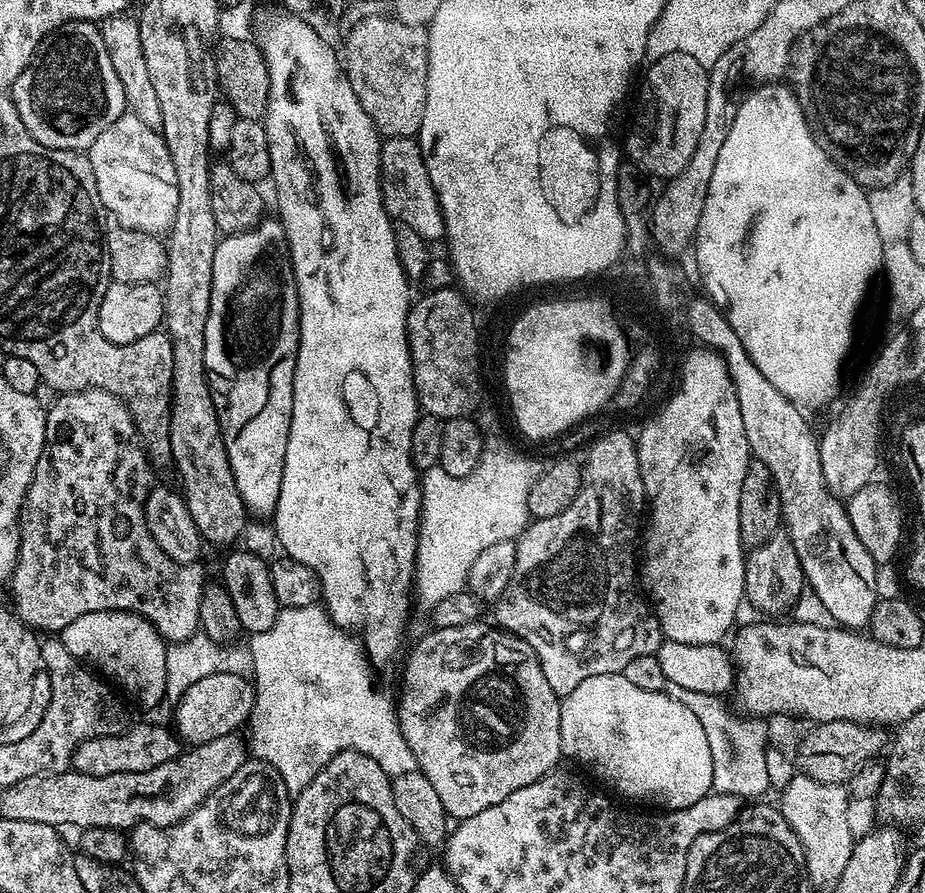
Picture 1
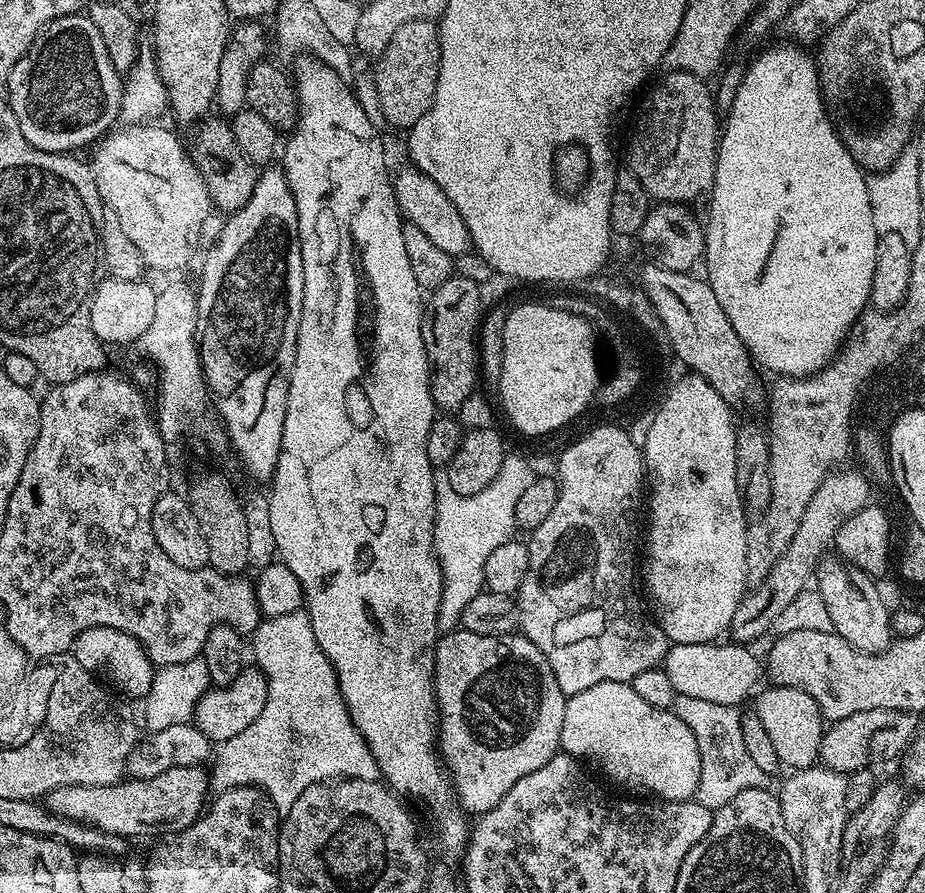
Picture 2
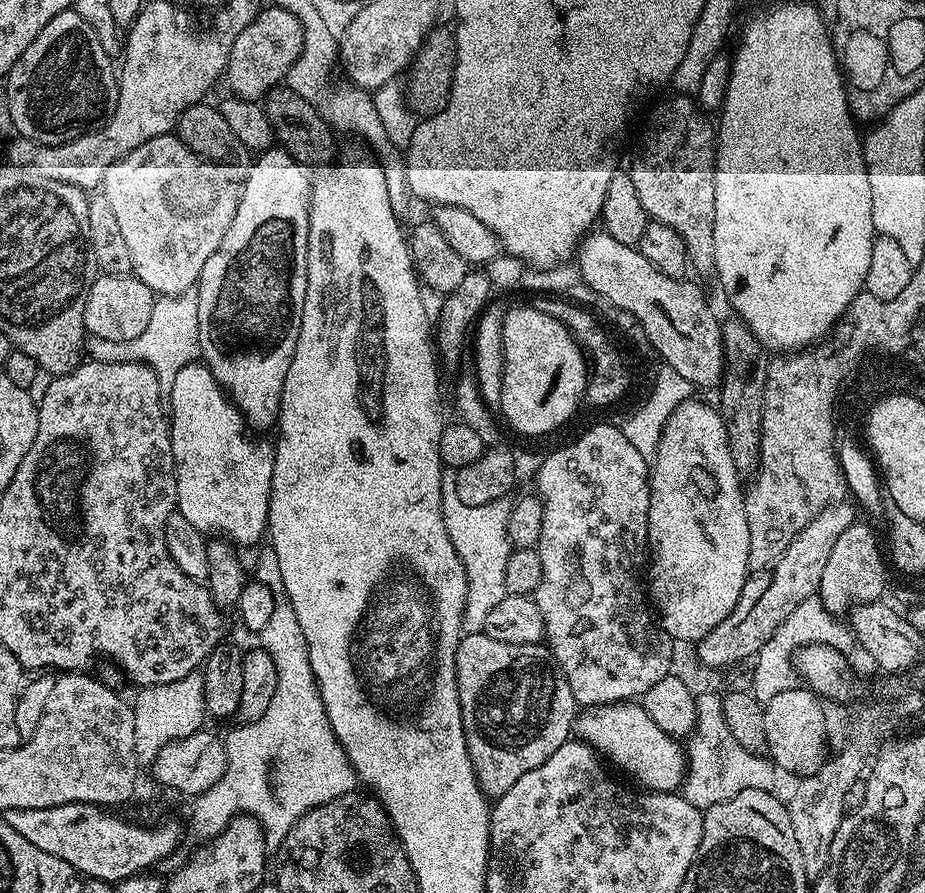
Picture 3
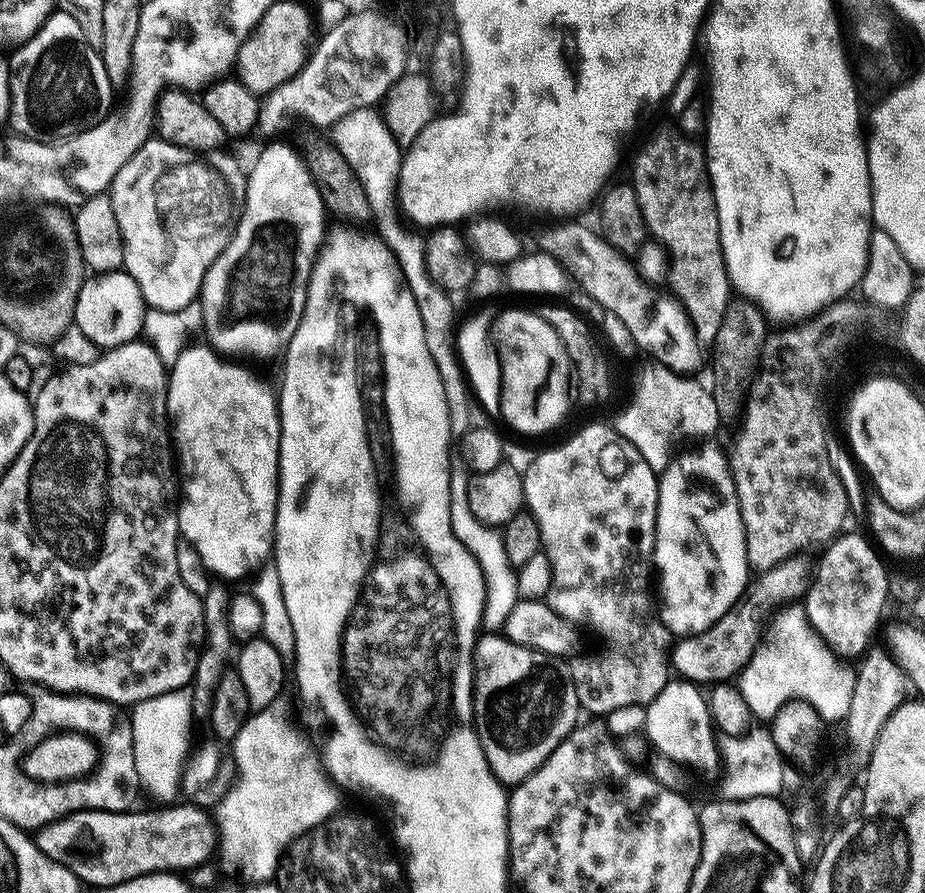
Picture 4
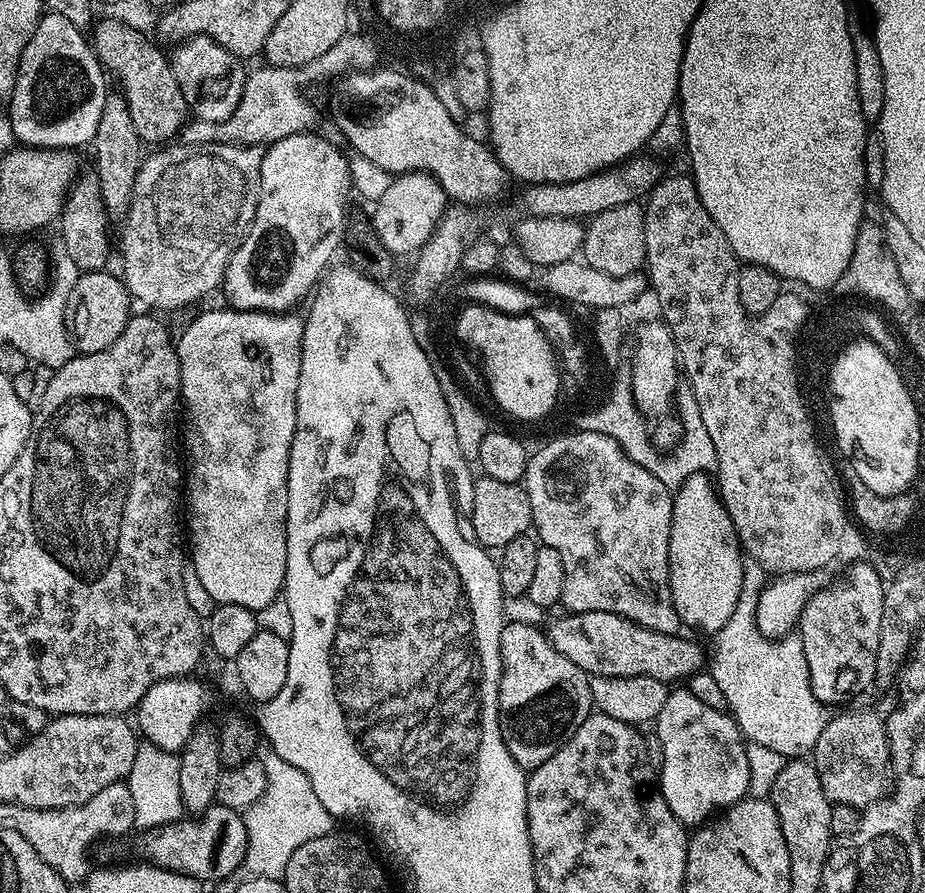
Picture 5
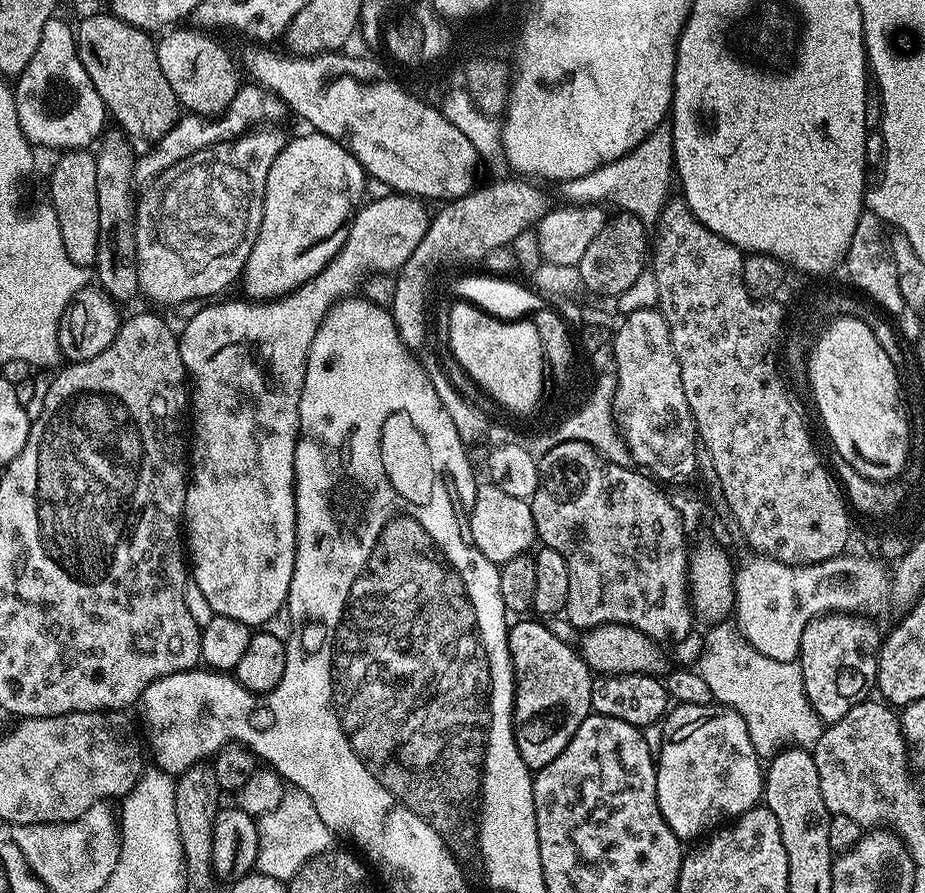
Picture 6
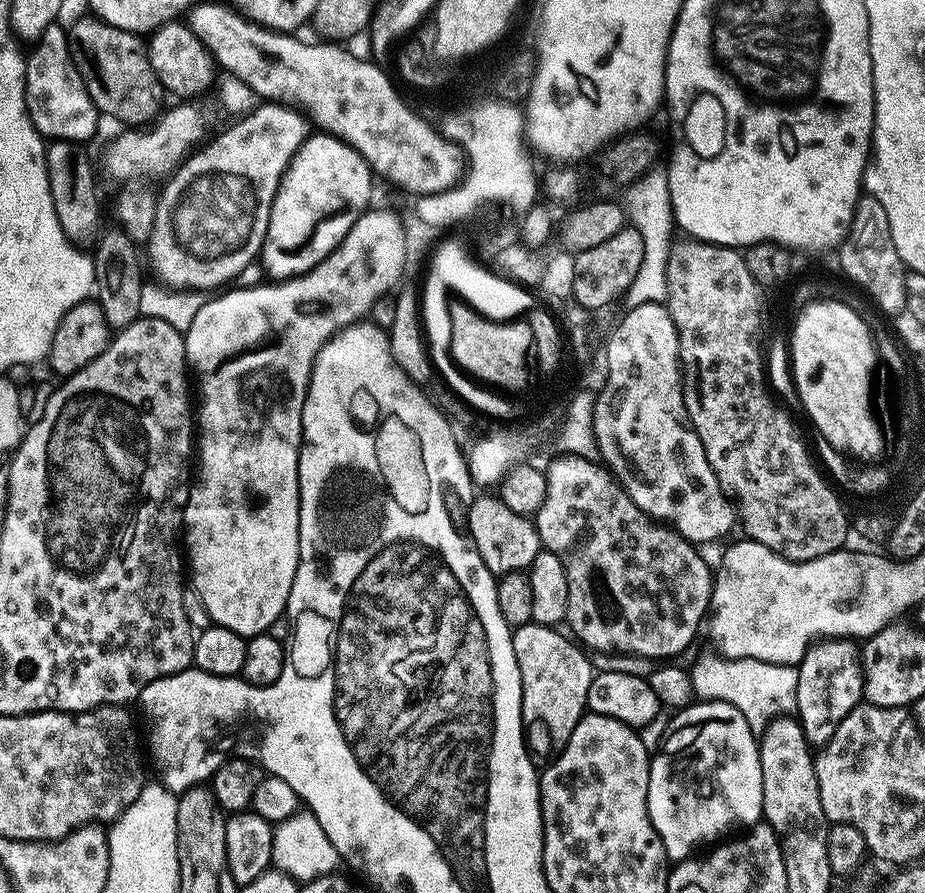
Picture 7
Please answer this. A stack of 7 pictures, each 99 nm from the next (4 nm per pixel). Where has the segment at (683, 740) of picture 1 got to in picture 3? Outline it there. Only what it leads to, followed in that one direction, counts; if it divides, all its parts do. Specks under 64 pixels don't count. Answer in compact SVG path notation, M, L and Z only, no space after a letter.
M617 702L614 704L602 704L599 706L588 706L583 709L576 717L576 723L574 725L574 732L579 739L583 740L585 744L589 744L592 748L595 748L597 752L600 753L601 757L613 760L618 767L621 768L624 772L629 772L634 779L637 780L637 785L643 786L645 789L654 791L654 792L676 792L677 789L681 787L681 784L684 782L685 771L686 771L686 752L685 749L680 749L680 744L675 740L673 733L667 728L658 726L658 722L654 722L654 718L650 718L650 714L645 710L639 703L636 702Z

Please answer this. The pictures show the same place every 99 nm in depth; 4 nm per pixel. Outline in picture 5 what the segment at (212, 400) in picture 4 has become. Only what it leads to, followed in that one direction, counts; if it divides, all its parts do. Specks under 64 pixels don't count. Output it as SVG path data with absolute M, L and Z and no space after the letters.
M204 312L184 328L175 341L180 363L180 400L188 411L188 456L186 452L186 540L190 545L190 567L198 574L198 582L216 604L244 606L261 612L281 595L286 574L286 514L288 513L288 459L296 429L296 399L300 373L300 343L304 320L296 314L275 312Z

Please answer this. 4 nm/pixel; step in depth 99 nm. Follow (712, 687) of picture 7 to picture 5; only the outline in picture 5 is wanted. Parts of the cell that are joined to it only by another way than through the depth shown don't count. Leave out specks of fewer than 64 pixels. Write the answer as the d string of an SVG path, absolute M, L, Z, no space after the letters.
M745 578L730 622L715 633L712 648L710 644L710 671L745 741L777 751L785 758L800 758L811 753L818 742L818 734L822 734L828 724L830 712L812 692L799 635L770 640L758 630L757 592L752 580Z

